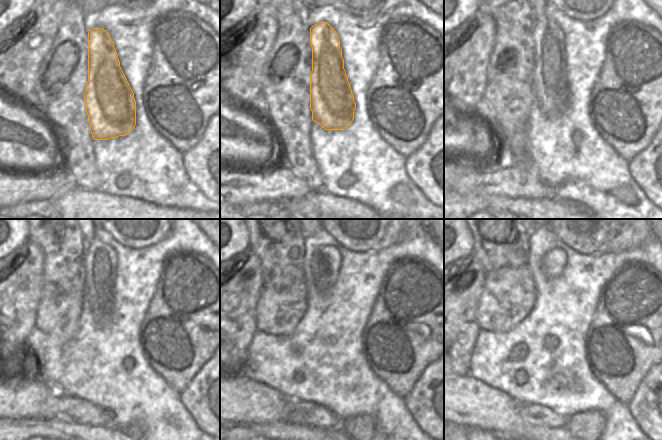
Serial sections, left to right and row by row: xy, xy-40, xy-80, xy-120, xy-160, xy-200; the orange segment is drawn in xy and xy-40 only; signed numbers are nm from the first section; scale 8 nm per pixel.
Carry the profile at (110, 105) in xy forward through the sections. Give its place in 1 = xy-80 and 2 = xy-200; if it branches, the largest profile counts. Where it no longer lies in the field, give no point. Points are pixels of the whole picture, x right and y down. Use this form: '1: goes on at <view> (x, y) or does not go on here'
1: goes on at xy-80 (550, 85)
2: goes on at xy-200 (554, 261)

